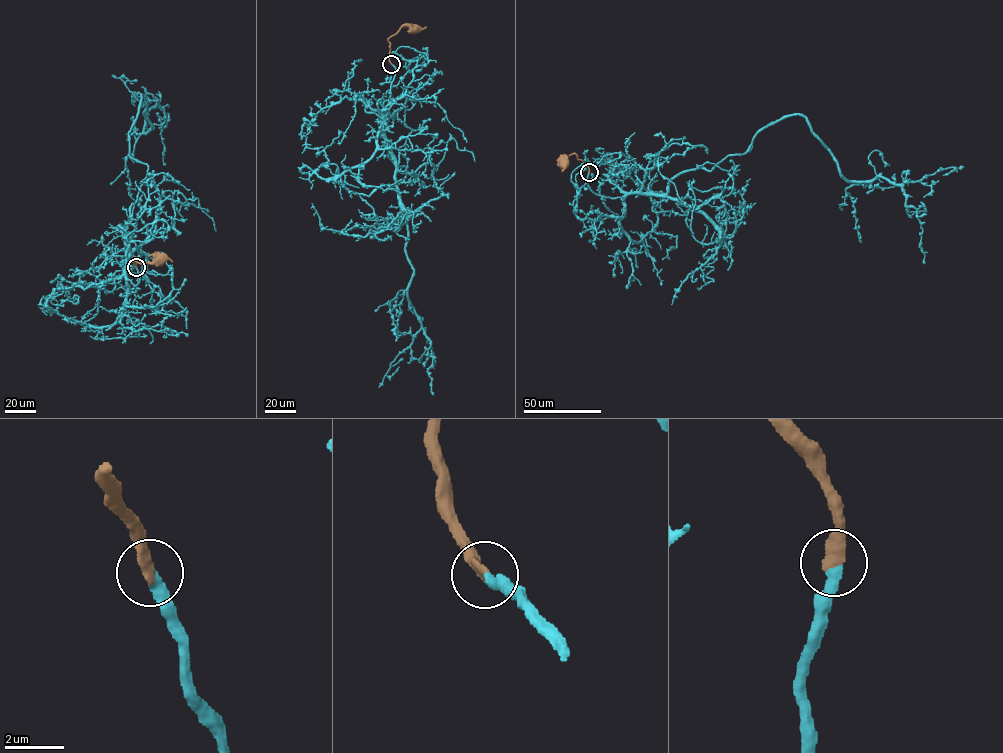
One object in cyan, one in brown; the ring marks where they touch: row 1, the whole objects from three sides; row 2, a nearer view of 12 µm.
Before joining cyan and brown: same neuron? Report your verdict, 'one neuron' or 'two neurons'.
one neuron

